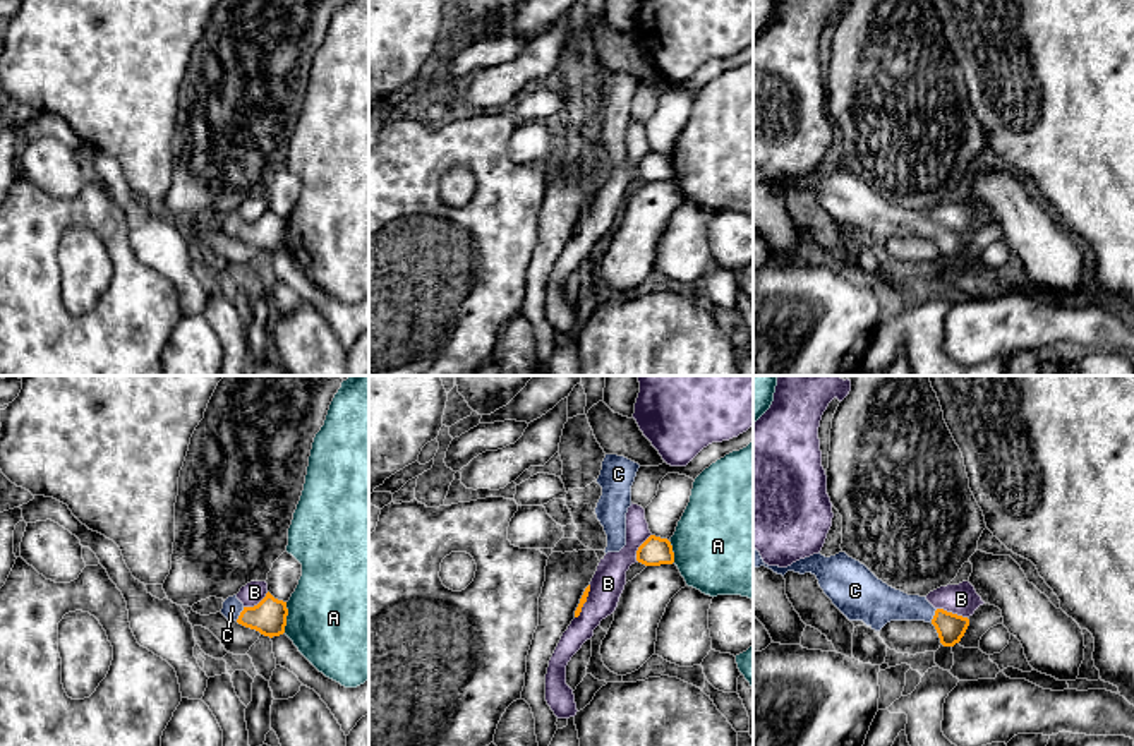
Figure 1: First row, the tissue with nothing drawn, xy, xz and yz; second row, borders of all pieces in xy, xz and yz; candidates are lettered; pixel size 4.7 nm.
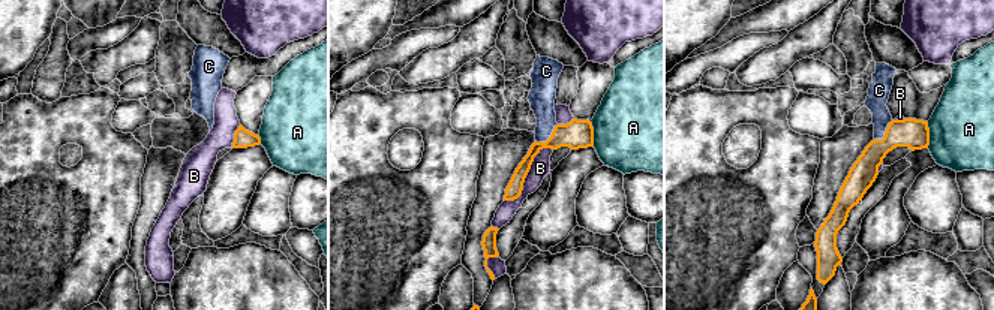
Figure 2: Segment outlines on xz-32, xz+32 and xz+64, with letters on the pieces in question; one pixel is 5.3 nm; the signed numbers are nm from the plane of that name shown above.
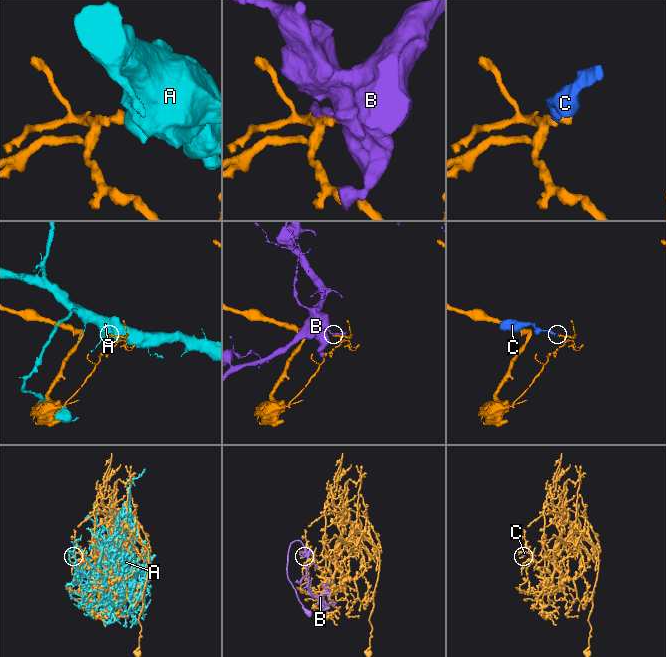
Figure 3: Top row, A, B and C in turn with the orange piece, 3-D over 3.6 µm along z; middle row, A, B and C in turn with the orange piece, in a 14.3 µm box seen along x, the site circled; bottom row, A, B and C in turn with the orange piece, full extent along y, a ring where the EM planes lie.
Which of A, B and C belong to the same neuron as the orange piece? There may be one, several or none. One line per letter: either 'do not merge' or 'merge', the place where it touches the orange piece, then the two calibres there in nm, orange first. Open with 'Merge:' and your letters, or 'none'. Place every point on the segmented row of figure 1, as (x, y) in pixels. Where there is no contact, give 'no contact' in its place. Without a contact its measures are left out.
Merge: C
A: do not merge; meets orange in xy at (285, 618); 160 nm thick on the orange side, 480 nm on the other
B: do not merge; meets orange in yz at (951, 613); 140 nm thick on the orange side, 150 nm on the other
C: merge; meets orange in xy at (241, 614); 160 nm thick on the orange side, 90 nm on the other

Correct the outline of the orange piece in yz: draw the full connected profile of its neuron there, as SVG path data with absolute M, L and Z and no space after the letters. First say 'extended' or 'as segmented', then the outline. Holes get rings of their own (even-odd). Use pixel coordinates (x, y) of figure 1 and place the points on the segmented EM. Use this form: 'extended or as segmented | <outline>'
extended | M753 549L753 568L760 566L782 576L787 571L815 575L823 593L849 621L863 621L875 631L890 621L925 621L935 626L944 647L954 647L969 626L968 617L935 609L926 597L908 595L889 587L846 552L830 557L818 552L779 568L765 564L760 552Z

